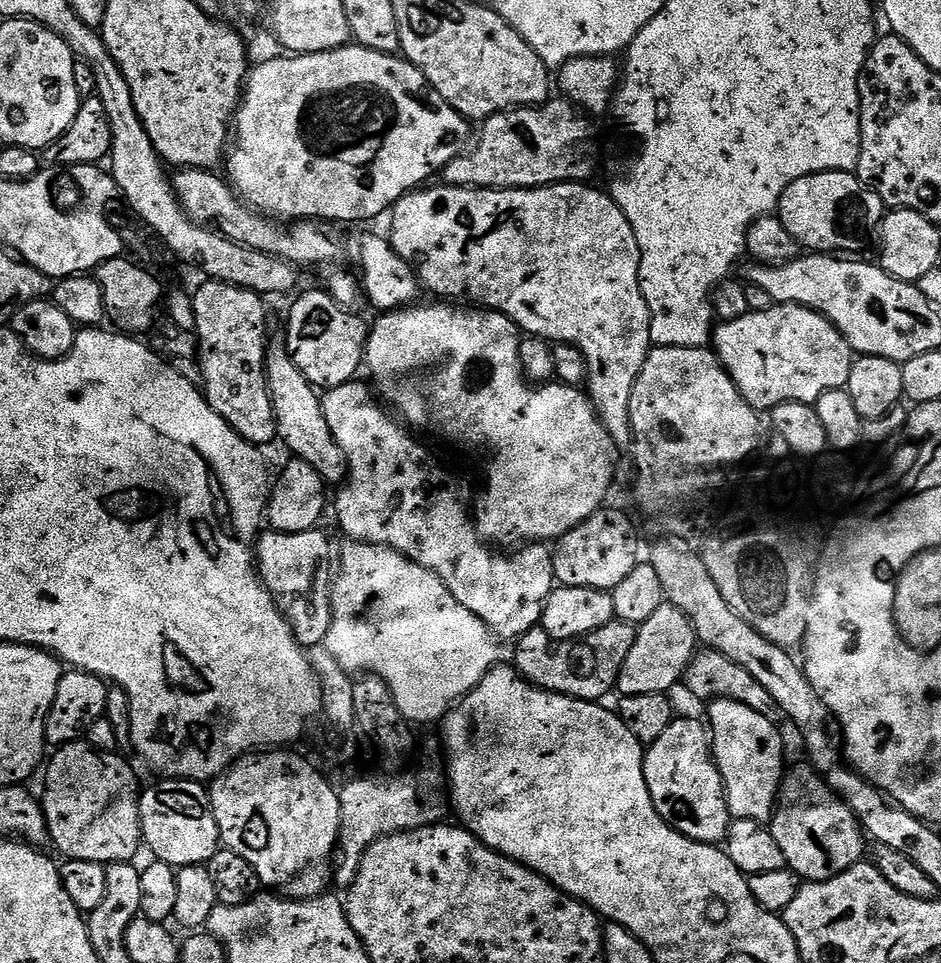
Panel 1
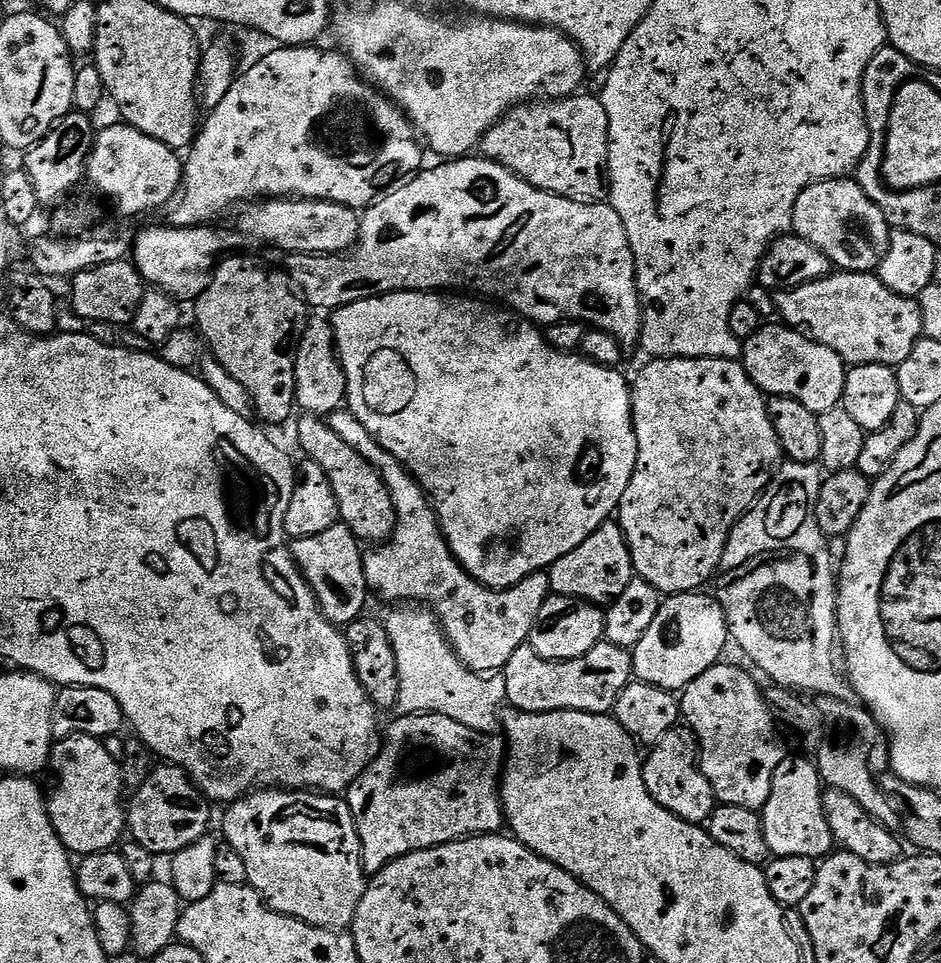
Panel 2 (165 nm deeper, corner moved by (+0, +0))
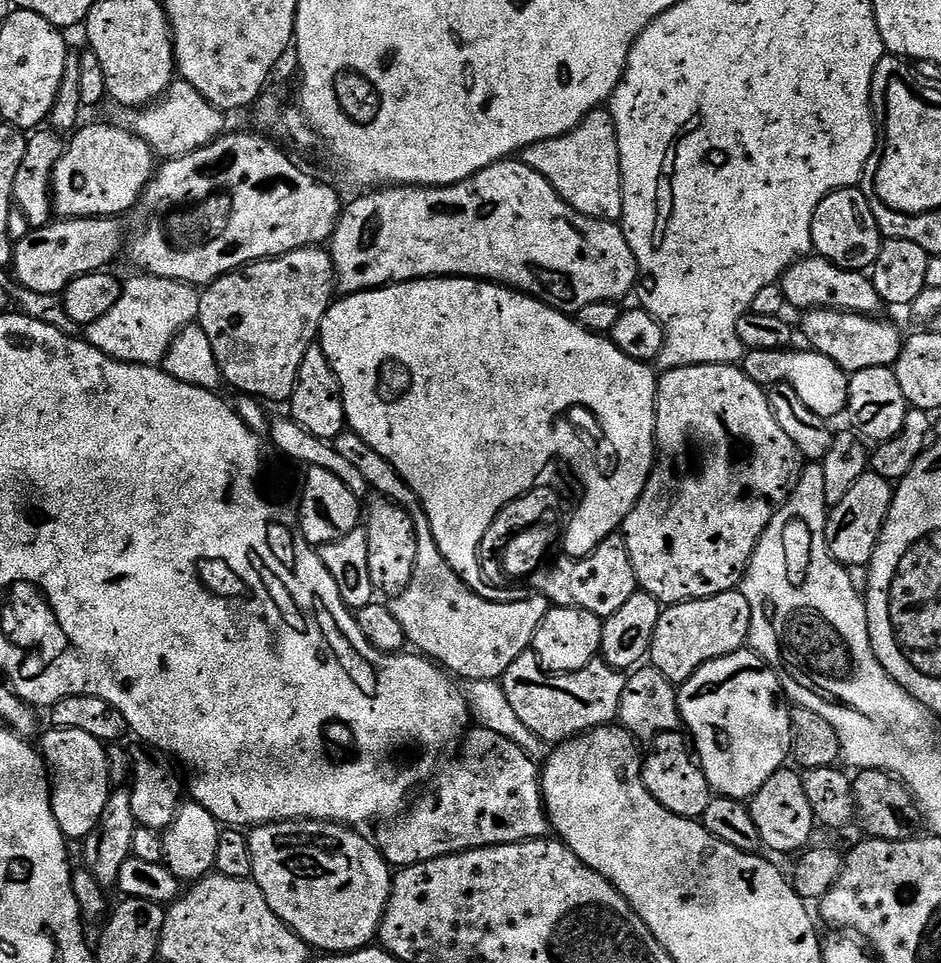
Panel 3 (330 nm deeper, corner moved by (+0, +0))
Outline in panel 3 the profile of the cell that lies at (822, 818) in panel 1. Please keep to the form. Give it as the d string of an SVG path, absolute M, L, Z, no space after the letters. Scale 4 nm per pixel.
M790 768L778 769L770 782L766 782L766 786L762 786L750 801L754 826L758 826L758 834L762 834L762 845L772 852L799 853L809 843L807 840L812 836L812 828L817 827L810 801L806 798L803 775L799 771L791 772Z

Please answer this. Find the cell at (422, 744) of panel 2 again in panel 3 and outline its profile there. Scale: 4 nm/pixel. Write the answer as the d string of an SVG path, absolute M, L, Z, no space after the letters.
M473 727L463 737L464 749L460 760L448 764L440 777L425 790L416 805L409 807L399 816L381 823L374 835L374 843L384 856L384 861L393 869L409 868L434 858L453 856L475 848L489 848L499 844L517 844L523 840L538 840L550 832L548 813L544 810L544 795L540 792L540 773L537 761L527 756L510 738L494 734L494 730Z

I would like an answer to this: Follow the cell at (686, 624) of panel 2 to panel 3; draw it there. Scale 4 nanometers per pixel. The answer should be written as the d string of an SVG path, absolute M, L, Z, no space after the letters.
M740 590L665 607L654 630L651 667L666 674L668 680L679 686L706 662L741 651L749 643L751 617L750 602L746 602L744 593Z

